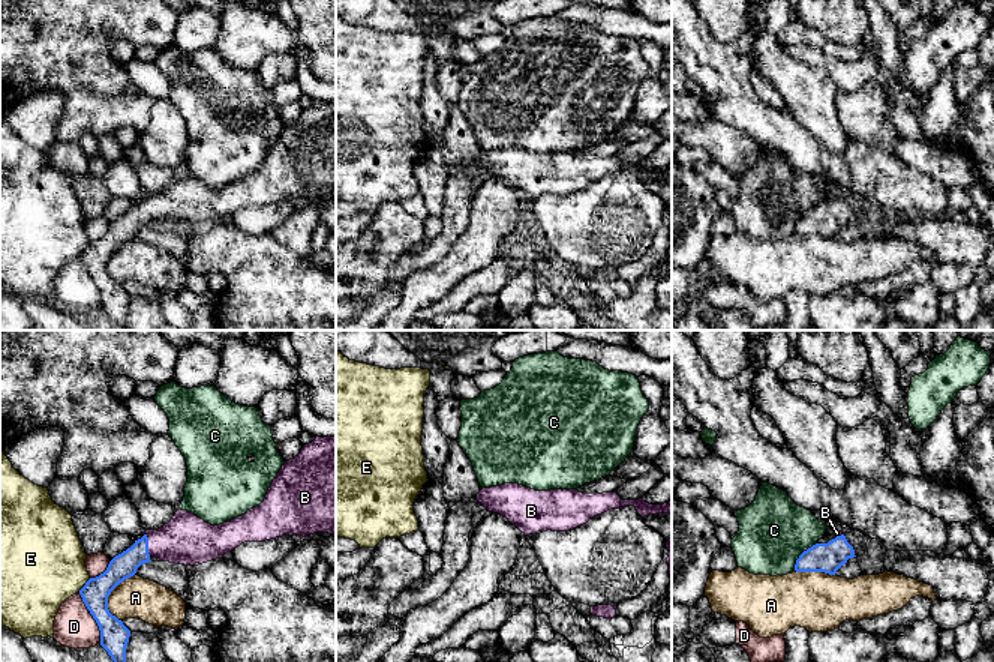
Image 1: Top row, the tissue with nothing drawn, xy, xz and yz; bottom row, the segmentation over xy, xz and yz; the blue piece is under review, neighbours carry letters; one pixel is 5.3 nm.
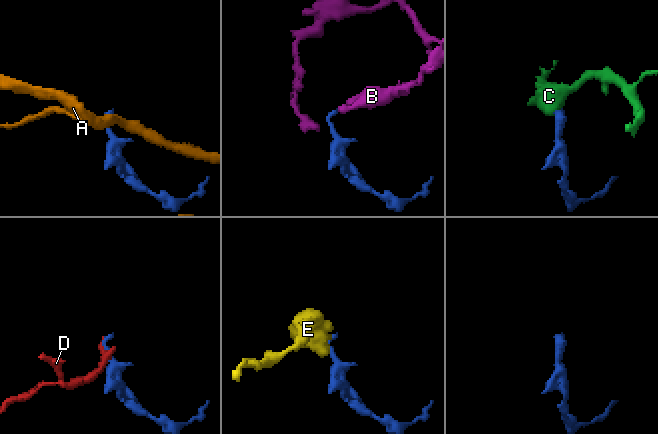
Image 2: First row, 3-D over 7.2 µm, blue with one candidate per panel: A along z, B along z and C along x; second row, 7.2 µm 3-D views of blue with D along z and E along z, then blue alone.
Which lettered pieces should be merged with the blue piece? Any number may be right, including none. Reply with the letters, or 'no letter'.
B

